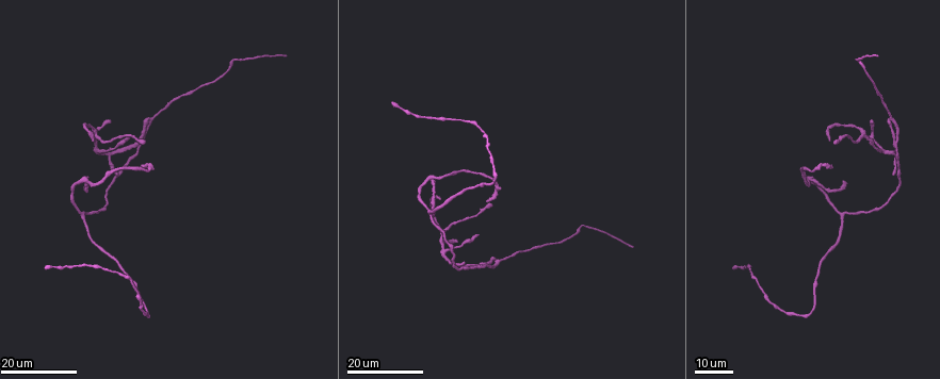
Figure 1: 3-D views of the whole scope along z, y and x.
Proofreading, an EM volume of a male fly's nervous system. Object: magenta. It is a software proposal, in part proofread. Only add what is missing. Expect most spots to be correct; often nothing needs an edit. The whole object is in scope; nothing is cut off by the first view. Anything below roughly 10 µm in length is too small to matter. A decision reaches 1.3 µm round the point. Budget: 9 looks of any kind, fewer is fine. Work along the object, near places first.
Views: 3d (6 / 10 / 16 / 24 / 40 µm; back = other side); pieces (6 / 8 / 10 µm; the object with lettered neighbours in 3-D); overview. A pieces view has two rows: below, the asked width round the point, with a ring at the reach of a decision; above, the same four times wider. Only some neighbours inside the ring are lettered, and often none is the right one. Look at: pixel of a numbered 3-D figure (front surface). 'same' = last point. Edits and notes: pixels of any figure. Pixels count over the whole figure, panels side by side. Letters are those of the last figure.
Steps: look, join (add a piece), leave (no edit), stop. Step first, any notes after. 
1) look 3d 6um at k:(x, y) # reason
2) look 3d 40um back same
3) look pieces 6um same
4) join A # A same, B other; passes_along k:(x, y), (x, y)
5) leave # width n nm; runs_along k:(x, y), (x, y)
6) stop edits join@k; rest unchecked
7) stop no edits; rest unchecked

look 3d 16um at 1:(893, 173) # an open end

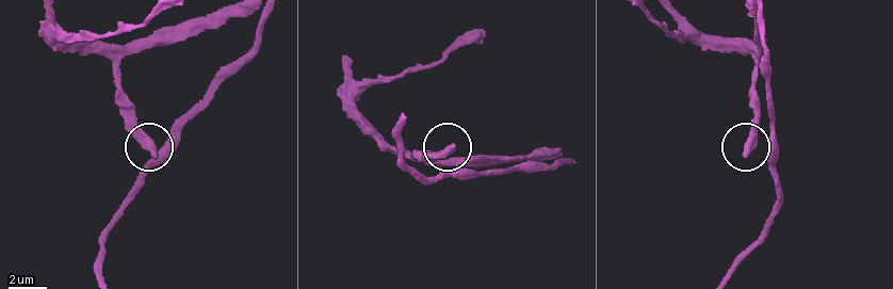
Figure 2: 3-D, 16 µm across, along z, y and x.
look pieces 8um at 2:(155, 155) # see the neighbours

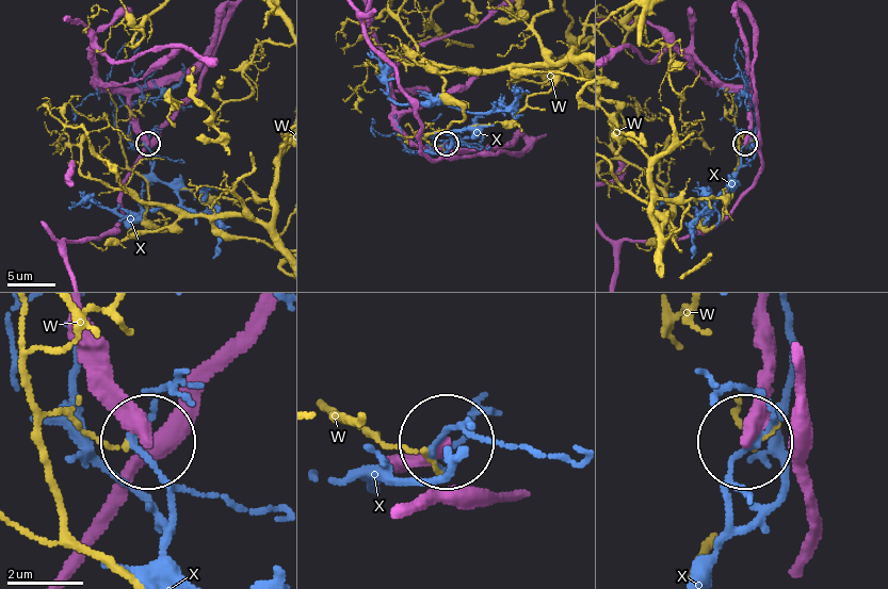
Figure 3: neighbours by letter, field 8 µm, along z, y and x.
leave # width 330 nm; W other, X other; runs_along 3:(767, 311), (767, 416), (751, 442); no lettered piece goes on from it

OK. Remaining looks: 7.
look 3d 24um at 1:(844, 183) # free end

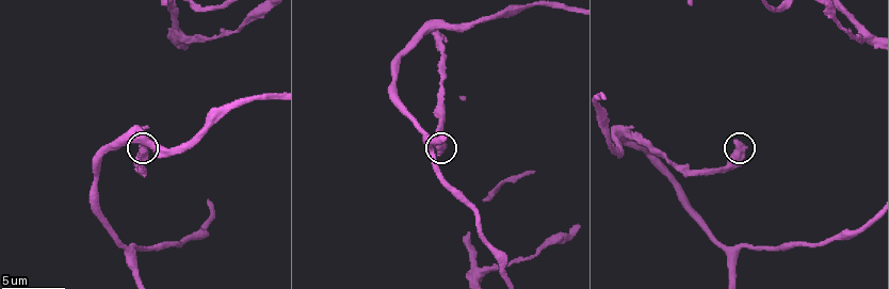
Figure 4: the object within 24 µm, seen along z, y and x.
look pieces 10um at 4:(740, 143)

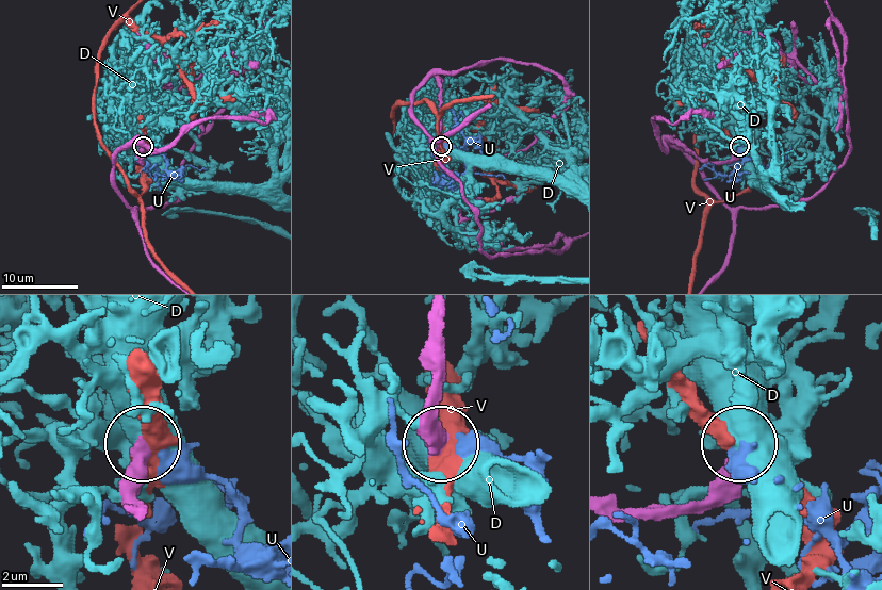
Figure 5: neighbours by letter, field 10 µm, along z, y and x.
leave # width 490 nm; D other, U other, V other; none of them fits

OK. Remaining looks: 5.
look 3d 24um at 1:(489, 204) # free end

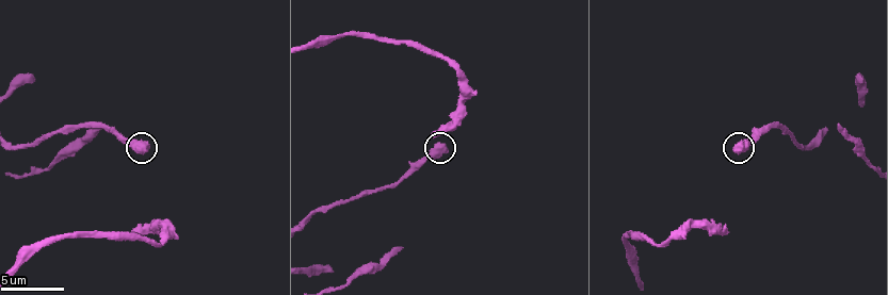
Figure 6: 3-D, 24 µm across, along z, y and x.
look pieces 8um at 6:(737, 151)

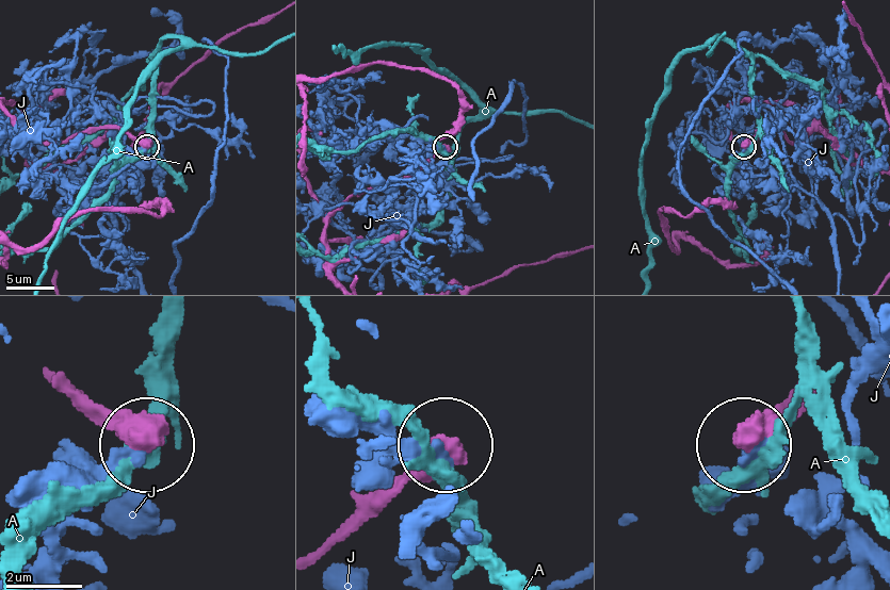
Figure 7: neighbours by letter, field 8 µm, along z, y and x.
leave # A other, J other; none of them fits

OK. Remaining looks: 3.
look pieces 10um at 6:(132, 229) # an open end

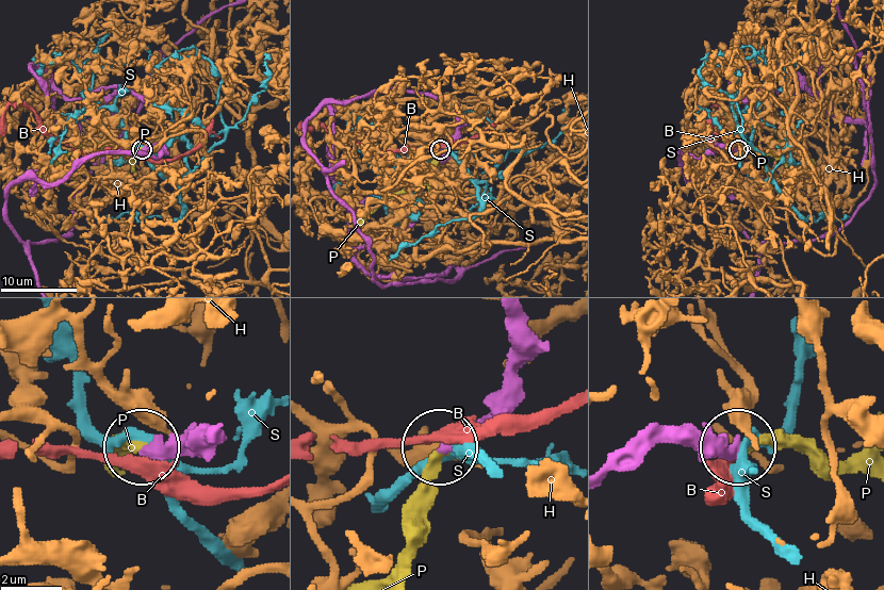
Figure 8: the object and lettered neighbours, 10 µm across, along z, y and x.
join P # B other, H other, P same, S other; it goes on there

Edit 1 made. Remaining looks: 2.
stop edits join@8; rest unchecked

